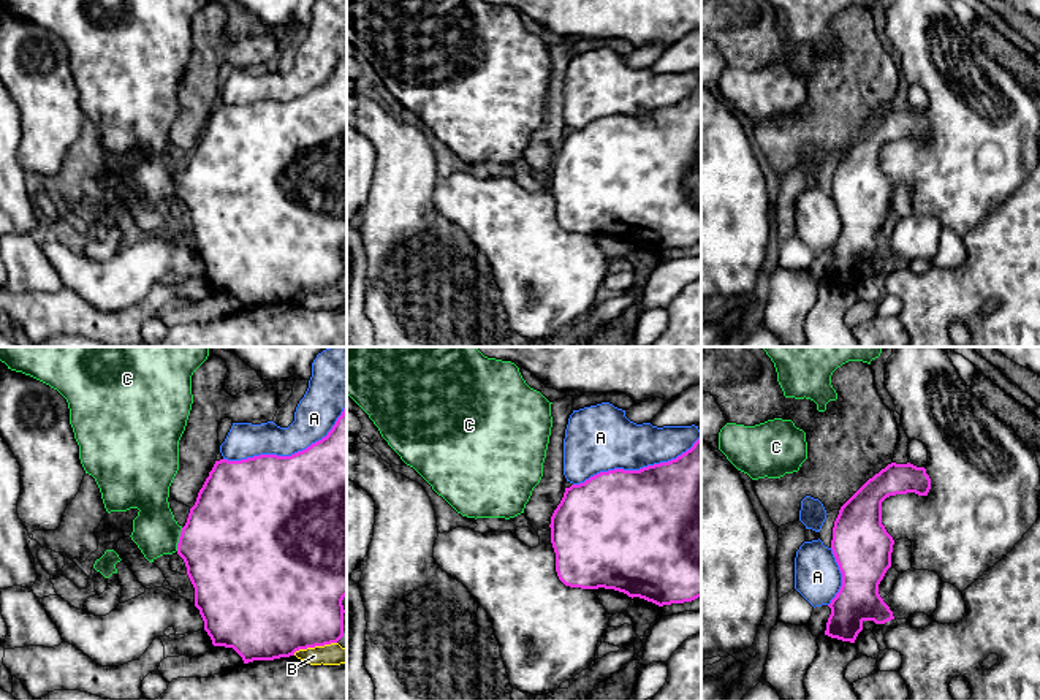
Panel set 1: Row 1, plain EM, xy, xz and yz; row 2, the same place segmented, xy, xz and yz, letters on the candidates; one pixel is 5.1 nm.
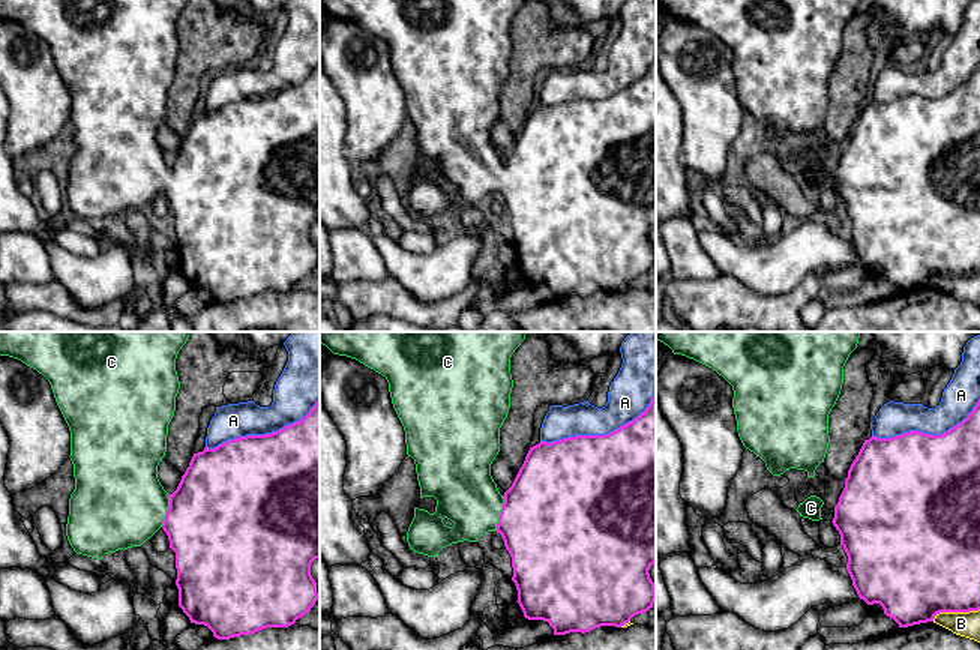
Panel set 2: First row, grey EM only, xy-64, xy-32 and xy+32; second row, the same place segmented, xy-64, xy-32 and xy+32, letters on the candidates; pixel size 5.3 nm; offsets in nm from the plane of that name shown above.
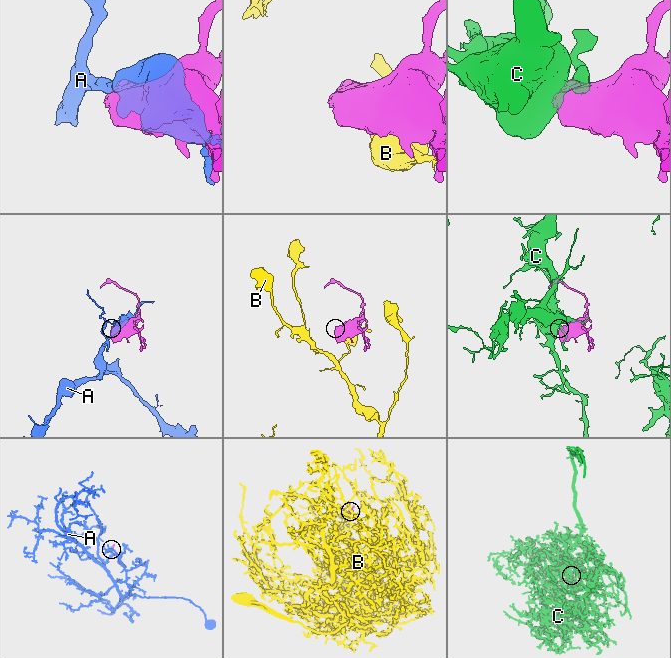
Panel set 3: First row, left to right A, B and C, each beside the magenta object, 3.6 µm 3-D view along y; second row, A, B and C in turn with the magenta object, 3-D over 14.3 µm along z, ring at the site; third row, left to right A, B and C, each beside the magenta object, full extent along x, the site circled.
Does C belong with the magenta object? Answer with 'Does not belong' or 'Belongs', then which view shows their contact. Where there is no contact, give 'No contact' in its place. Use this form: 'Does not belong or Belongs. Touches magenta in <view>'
Belongs. Touches magenta in xy

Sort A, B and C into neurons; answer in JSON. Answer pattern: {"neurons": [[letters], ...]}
{"neurons": [["A"], ["B"], ["C"]]}

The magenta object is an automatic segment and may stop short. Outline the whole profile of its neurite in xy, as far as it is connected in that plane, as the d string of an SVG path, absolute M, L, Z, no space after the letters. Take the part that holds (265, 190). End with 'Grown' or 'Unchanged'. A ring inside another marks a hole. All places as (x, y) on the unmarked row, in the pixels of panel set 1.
M0 0L0 6L66 44L81 109L95 124L106 157L139 155L130 182L149 207L173 198L184 204L195 233L195 252L214 291L233 293L249 309L337 288L344 282L342 245L347 241L347 52L326 82L291 101L215 106L182 173L169 154L169 131L179 116L179 86L193 49L192 21L207 2Z. Grown

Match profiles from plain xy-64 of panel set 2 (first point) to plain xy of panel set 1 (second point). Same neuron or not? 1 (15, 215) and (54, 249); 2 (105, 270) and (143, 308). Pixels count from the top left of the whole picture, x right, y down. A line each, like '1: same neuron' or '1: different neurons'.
1: different neurons
2: different neurons

